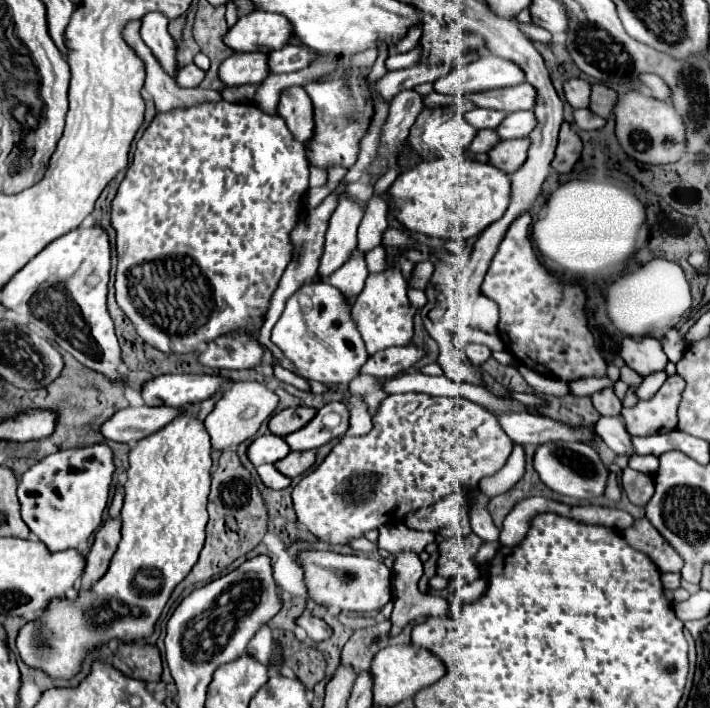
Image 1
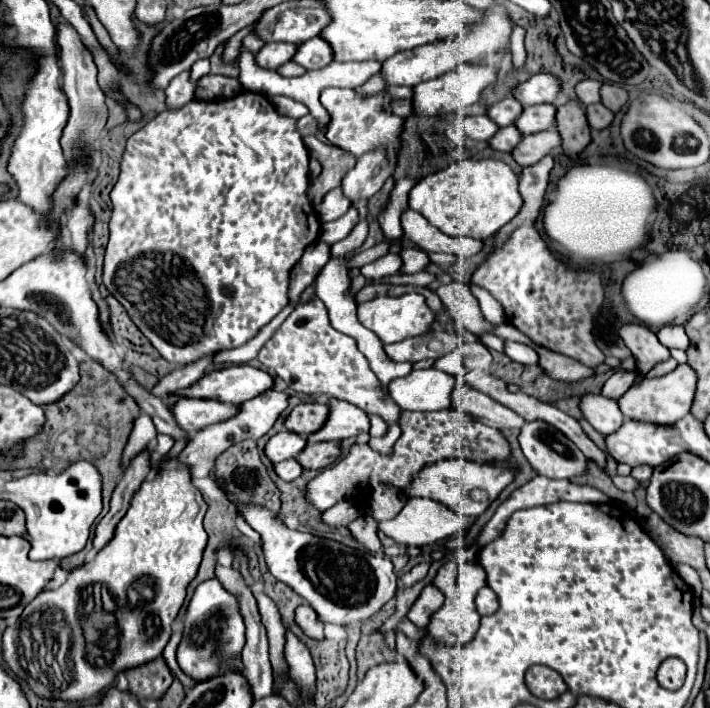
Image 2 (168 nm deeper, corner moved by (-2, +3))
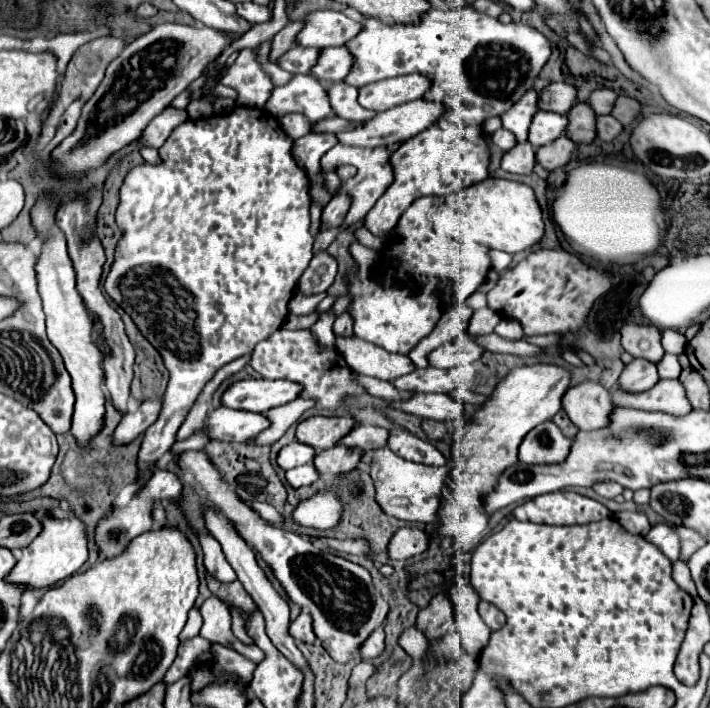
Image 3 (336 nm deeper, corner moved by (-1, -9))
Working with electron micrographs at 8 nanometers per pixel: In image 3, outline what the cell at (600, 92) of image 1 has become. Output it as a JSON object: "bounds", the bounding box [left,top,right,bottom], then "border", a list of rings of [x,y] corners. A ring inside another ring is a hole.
{"bounds":[610,96,640,126],"border":[[[618,96],[618,100],[614,102],[614,108],[612,108],[610,114],[612,114],[620,124],[628,126],[628,124],[634,120],[634,116],[638,114],[638,110],[640,110],[640,102],[638,102],[638,100],[628,98],[628,96]]]}

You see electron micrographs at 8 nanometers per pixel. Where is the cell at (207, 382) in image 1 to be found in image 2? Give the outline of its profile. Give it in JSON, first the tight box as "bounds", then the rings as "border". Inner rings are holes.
{"bounds":[179,364,273,404],"border":[[[241,364],[223,370],[213,370],[201,380],[197,380],[193,388],[181,390],[179,394],[187,398],[213,398],[241,404],[255,396],[261,396],[271,388],[273,388],[273,376],[269,372],[253,368],[249,364]]]}

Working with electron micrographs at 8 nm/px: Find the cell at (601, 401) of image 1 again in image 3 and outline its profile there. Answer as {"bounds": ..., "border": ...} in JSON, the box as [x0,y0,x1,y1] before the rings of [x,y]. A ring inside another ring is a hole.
{"bounds":[616,358,658,392],"border":[[[636,358],[620,374],[616,388],[622,388],[624,392],[644,392],[652,388],[656,382],[658,382],[656,366],[648,360]]]}

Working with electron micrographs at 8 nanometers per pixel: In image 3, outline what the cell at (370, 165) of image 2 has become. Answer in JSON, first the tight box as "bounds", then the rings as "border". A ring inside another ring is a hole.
{"bounds":[322,194,352,228],"border":[[[340,194],[338,198],[334,196],[322,210],[322,222],[326,222],[330,228],[336,228],[342,224],[346,212],[350,210],[350,204],[352,204],[352,198],[350,196],[344,196]]]}

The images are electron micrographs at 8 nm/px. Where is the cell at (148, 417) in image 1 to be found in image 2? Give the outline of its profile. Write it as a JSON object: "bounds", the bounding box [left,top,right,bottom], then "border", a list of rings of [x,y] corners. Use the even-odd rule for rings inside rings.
{"bounds":[173,398,239,434],"border":[[[185,398],[173,406],[173,414],[179,426],[191,434],[217,424],[225,422],[239,414],[237,404],[225,404],[219,400],[203,400],[203,398]]]}

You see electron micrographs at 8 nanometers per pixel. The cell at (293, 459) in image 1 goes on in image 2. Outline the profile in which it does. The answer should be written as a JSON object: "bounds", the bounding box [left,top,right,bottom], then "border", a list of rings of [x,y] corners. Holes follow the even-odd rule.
{"bounds":[297,442,341,470],"border":[[[317,442],[307,444],[307,448],[297,456],[297,460],[307,470],[323,470],[333,462],[337,462],[339,456],[341,456],[339,442]]]}

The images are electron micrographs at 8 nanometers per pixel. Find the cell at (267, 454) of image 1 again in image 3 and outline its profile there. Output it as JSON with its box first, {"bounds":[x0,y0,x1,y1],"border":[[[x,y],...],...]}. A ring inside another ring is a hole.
{"bounds":[278,442,314,470],"border":[[[290,442],[288,446],[284,446],[280,452],[278,452],[278,466],[282,470],[290,470],[290,468],[296,468],[296,466],[302,466],[302,464],[310,464],[314,460],[314,448],[312,446],[306,446],[306,444],[300,444],[300,442]]]}

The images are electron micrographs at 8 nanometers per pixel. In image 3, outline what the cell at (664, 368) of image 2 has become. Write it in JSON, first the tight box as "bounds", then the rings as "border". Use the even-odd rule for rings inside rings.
{"bounds":[656,354,680,378],"border":[[[664,354],[664,358],[656,364],[660,378],[678,378],[680,376],[680,364],[674,354]]]}

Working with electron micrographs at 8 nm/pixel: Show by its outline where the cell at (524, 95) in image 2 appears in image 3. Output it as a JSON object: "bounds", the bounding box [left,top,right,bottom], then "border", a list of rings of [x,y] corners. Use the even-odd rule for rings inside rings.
{"bounds":[538,82,576,114],"border":[[[554,82],[540,92],[538,110],[566,114],[576,100],[576,88],[566,82]]]}

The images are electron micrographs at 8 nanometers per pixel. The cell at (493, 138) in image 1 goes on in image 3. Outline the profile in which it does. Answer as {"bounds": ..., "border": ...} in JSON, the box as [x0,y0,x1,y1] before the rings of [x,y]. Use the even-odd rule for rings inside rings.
{"bounds":[502,142,534,174],"border":[[[518,142],[514,148],[504,152],[502,170],[512,174],[532,174],[534,168],[534,148],[530,142]]]}

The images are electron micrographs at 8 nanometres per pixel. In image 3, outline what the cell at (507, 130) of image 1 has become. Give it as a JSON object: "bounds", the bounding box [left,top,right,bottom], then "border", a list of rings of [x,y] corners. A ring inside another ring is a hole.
{"bounds":[530,112,568,148],"border":[[[536,112],[534,120],[530,124],[530,144],[534,148],[546,146],[550,142],[554,142],[556,138],[560,138],[564,134],[568,126],[568,118],[562,114],[554,114],[554,112]],[[544,138],[544,140],[540,140]]]}

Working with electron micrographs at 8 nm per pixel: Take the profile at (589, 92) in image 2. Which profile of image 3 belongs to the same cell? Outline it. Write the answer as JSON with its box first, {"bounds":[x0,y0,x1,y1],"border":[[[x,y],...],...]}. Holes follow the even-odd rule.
{"bounds":[588,88,616,114],"border":[[[604,88],[604,90],[594,90],[588,98],[588,104],[594,108],[596,114],[610,114],[614,100],[616,100],[616,92]]]}

